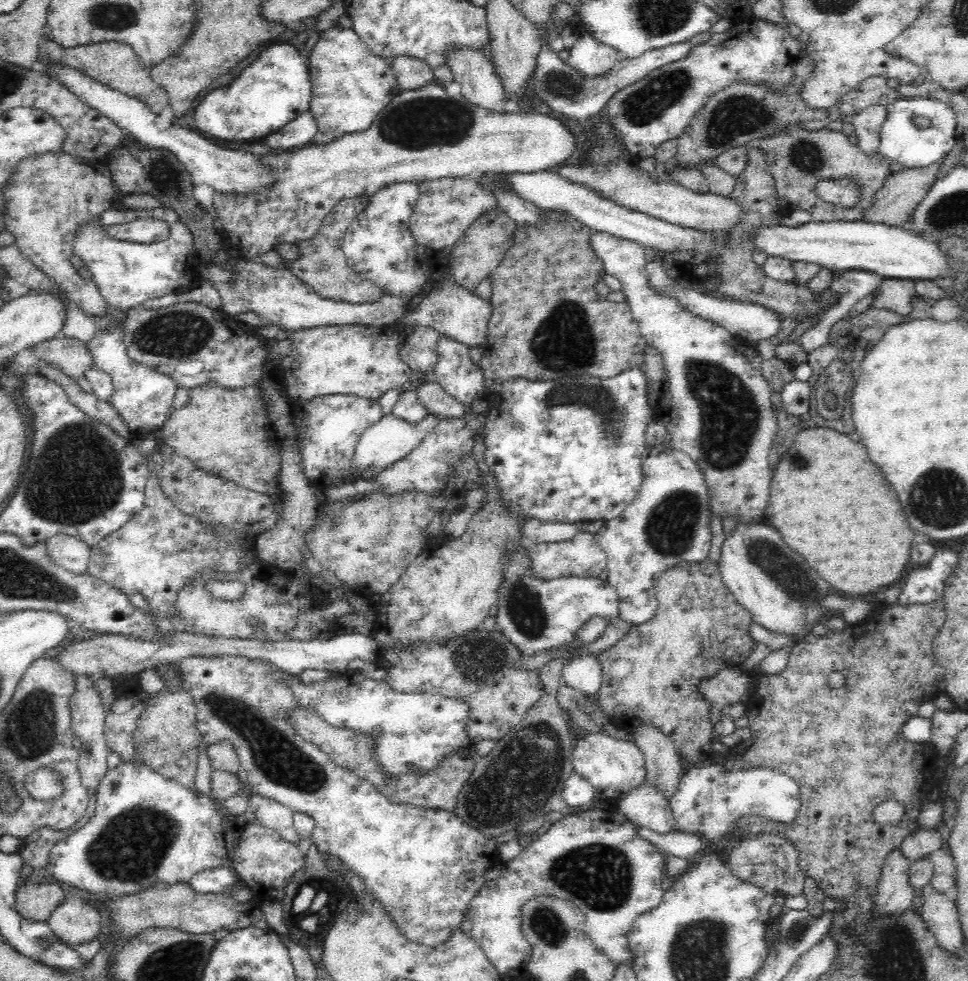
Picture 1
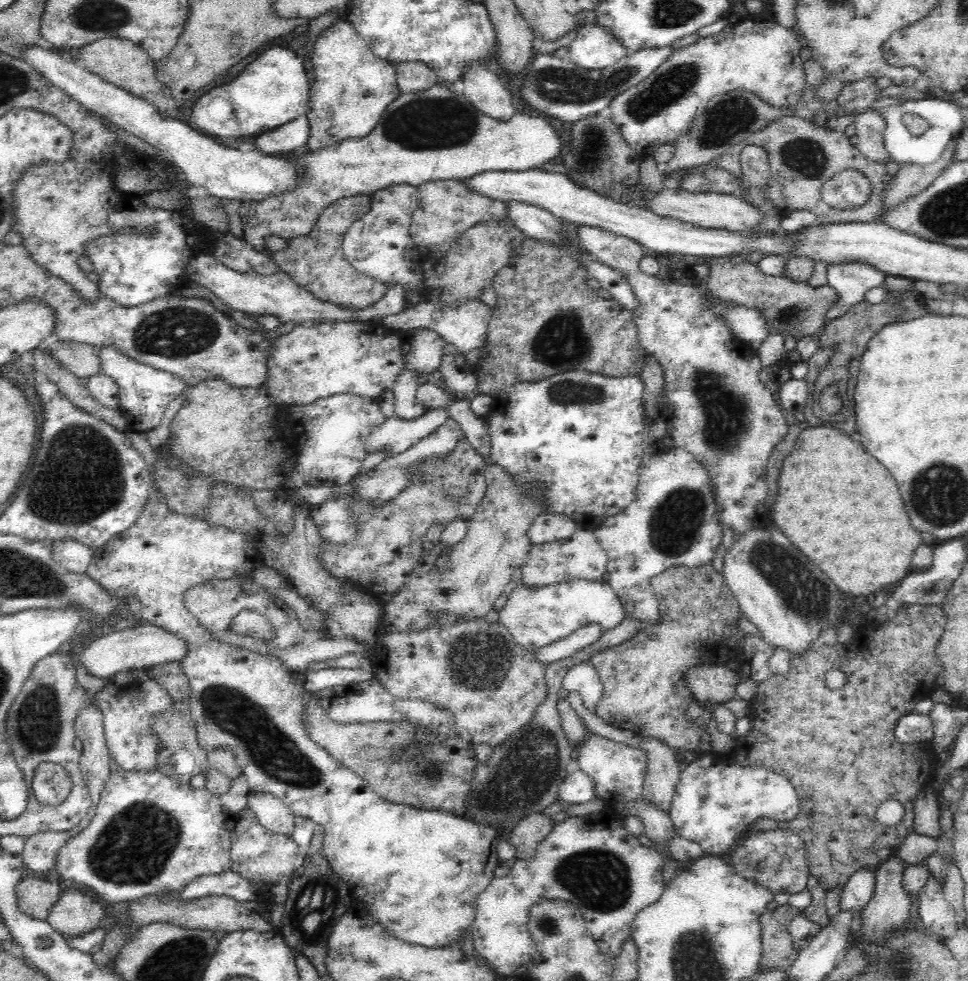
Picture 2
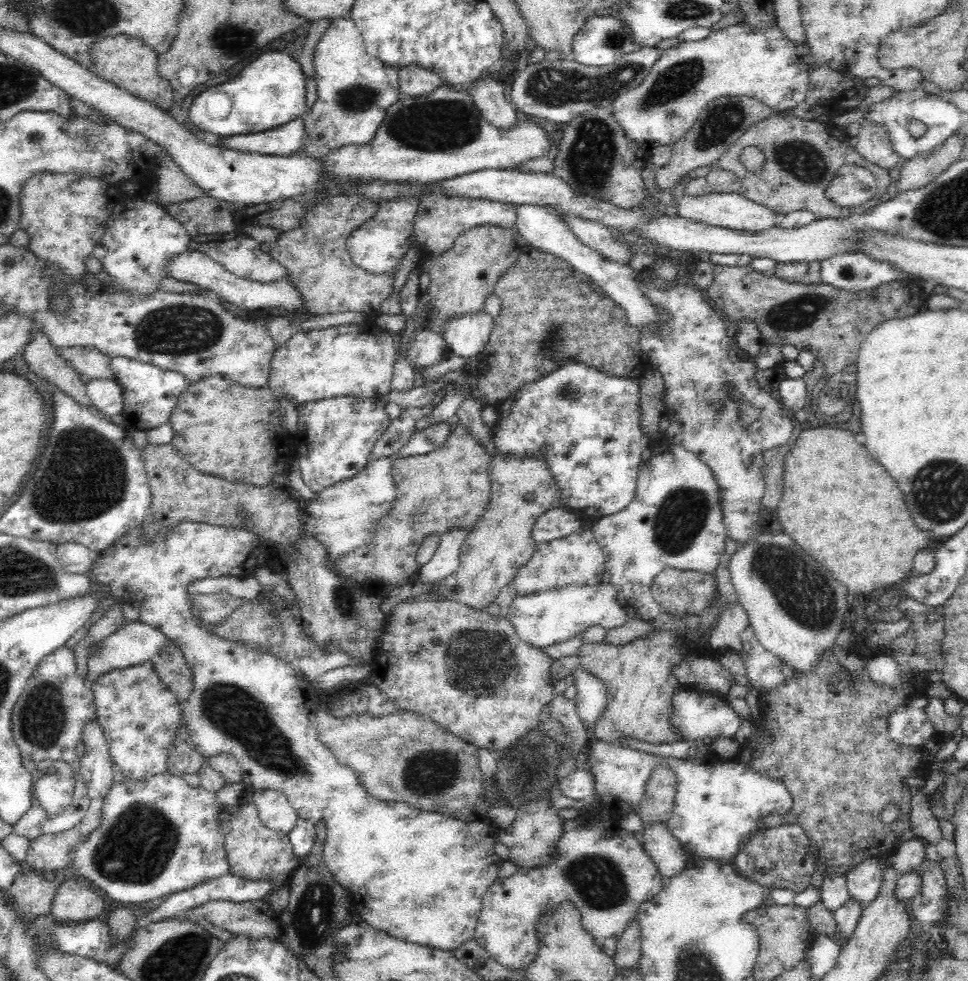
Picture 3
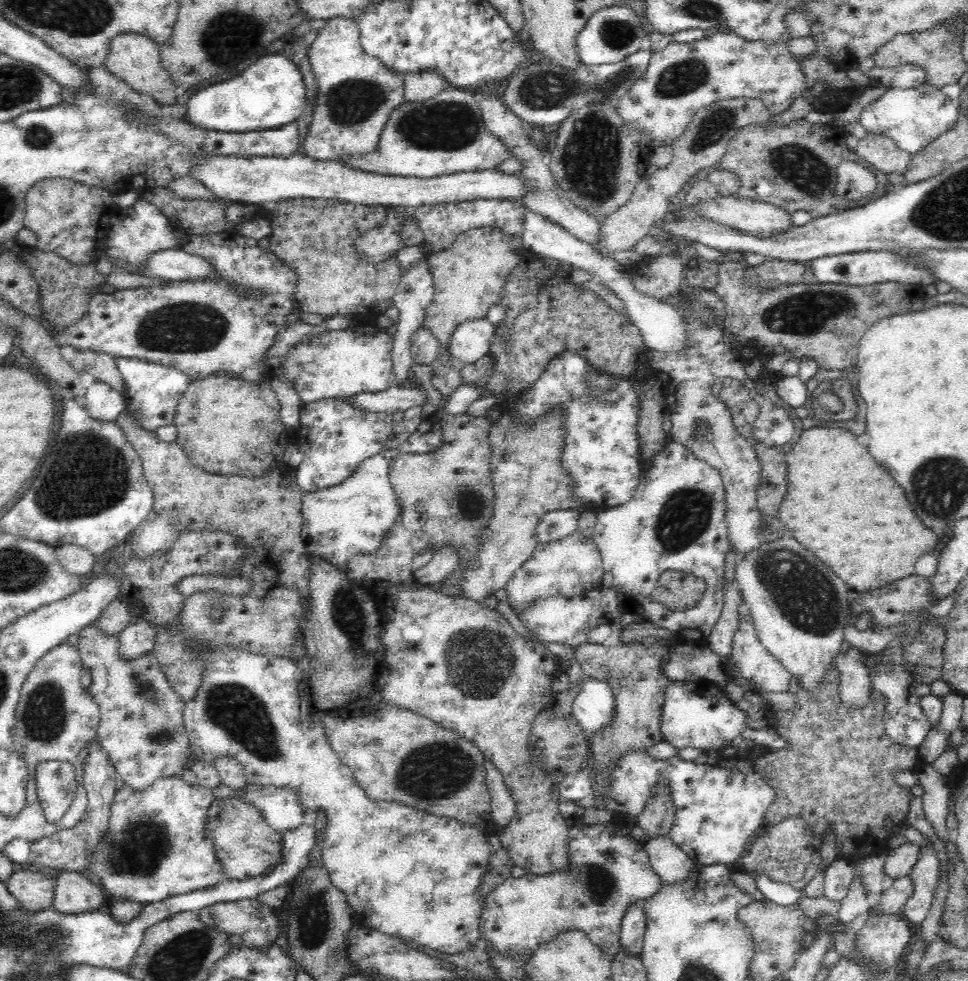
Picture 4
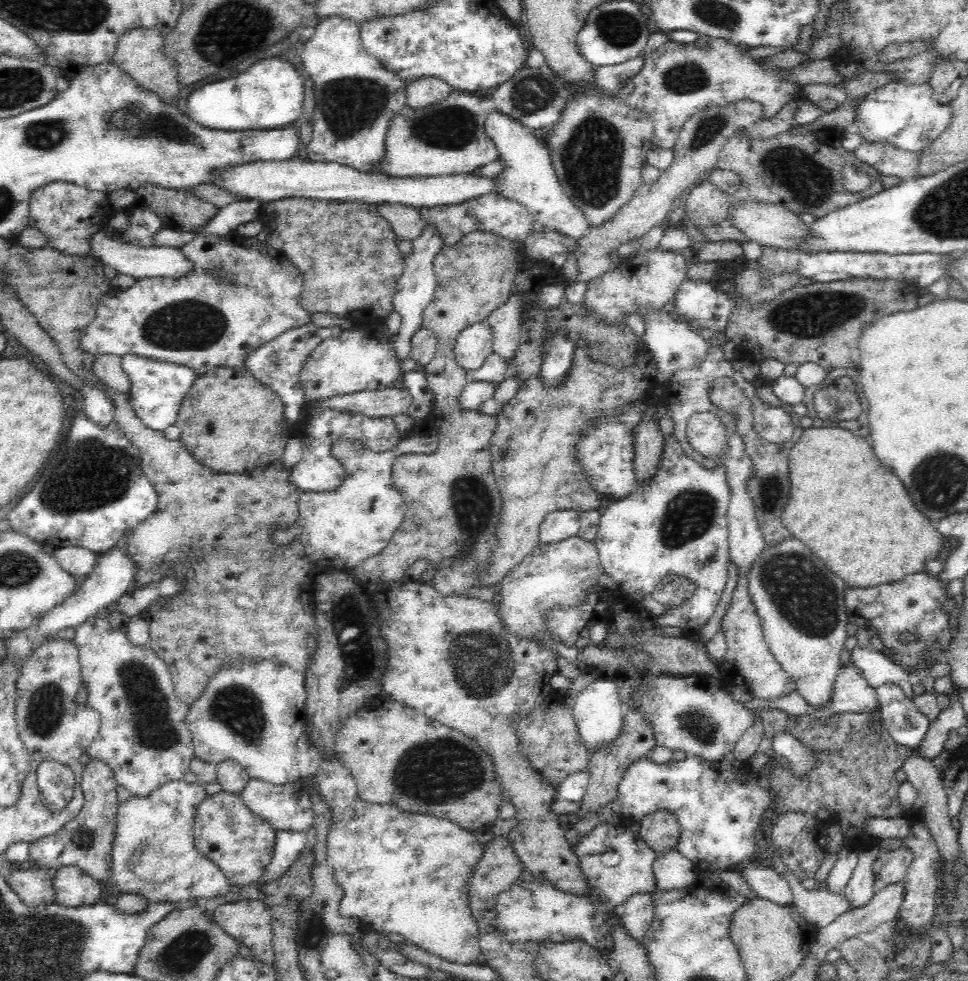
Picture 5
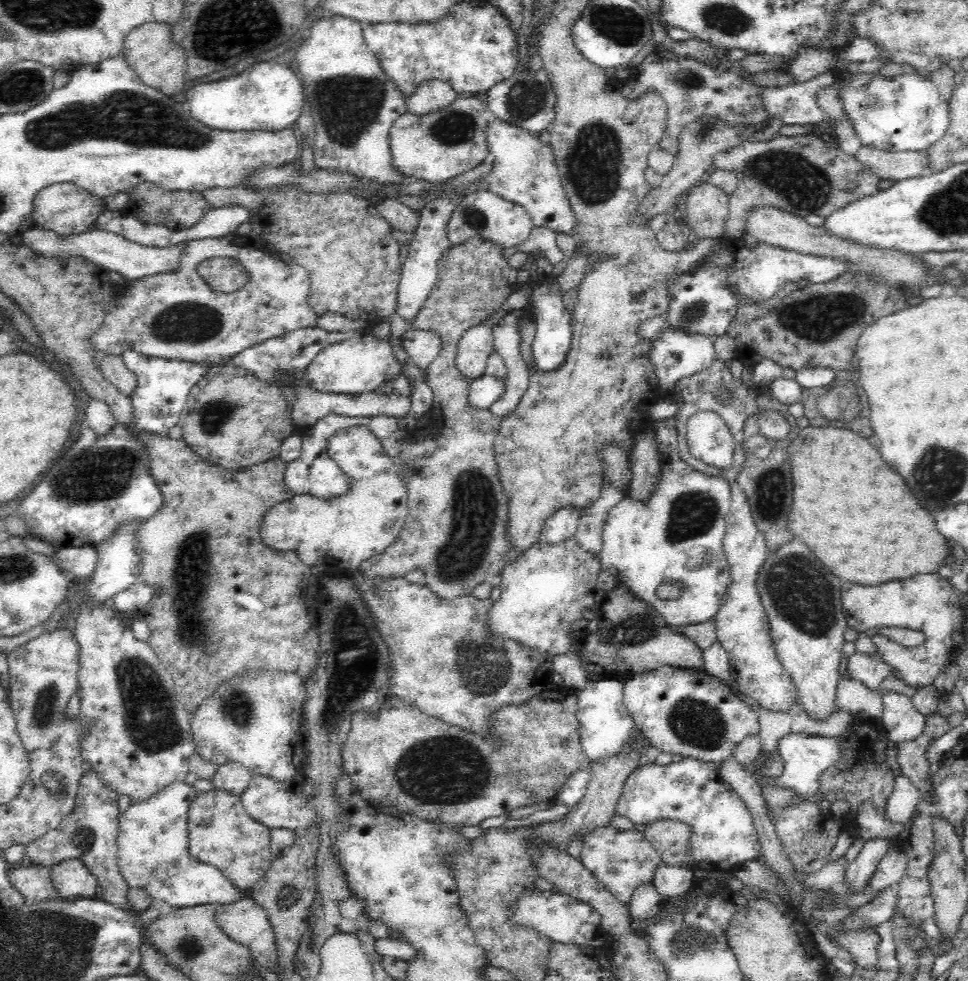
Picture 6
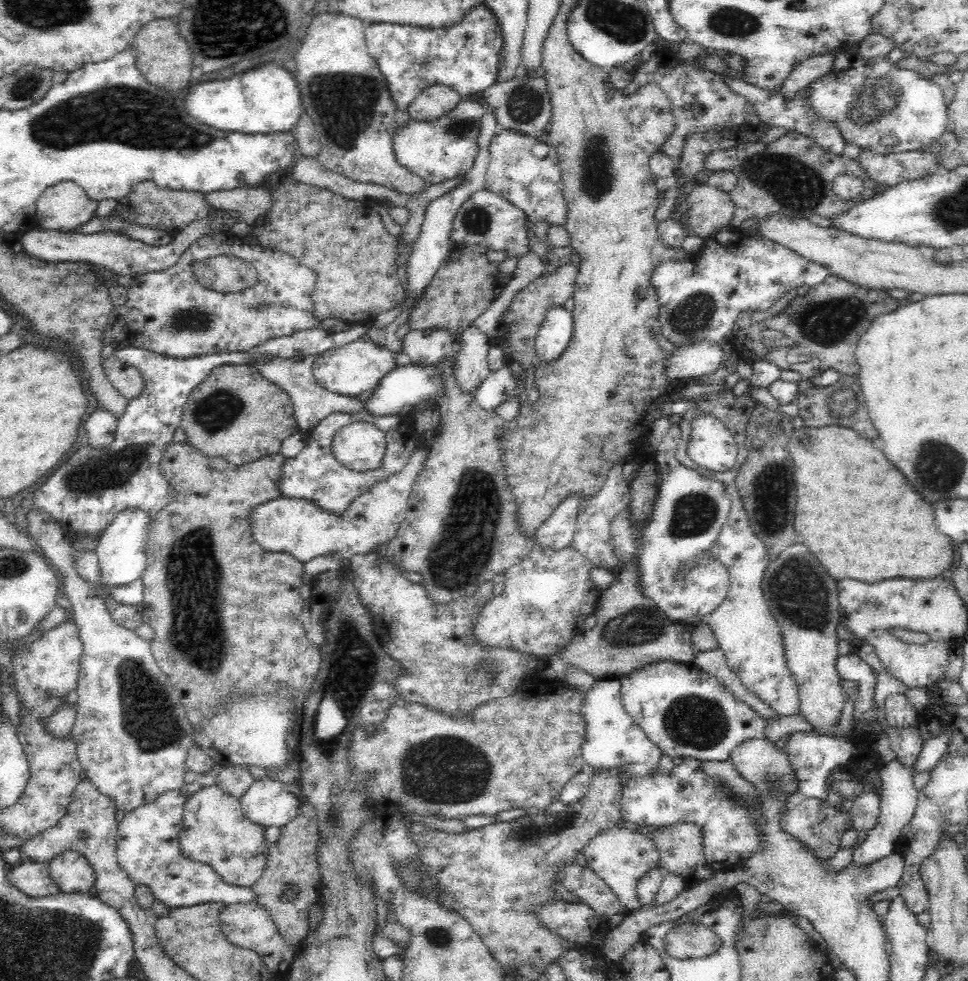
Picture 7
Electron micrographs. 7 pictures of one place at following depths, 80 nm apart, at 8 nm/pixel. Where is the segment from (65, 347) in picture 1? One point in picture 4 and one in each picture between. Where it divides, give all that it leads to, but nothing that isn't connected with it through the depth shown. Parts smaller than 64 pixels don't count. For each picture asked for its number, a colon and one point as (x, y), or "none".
2: (82, 360)
3: (84, 360)
4: (102, 366)

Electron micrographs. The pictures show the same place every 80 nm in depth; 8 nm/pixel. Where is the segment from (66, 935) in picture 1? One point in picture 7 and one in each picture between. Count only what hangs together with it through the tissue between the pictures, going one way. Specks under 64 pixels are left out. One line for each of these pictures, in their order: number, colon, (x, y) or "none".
2: (74, 913)
3: (74, 901)
4: (74, 894)
5: (73, 887)
6: (72, 879)
7: (72, 872)

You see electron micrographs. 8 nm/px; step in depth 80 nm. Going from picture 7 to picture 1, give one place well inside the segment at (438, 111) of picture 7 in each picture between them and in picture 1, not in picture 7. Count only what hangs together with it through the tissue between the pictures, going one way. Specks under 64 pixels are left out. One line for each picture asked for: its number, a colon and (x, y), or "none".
1: (411, 74)
2: (412, 77)
3: (415, 81)
4: (419, 87)
5: (422, 92)
6: (430, 96)

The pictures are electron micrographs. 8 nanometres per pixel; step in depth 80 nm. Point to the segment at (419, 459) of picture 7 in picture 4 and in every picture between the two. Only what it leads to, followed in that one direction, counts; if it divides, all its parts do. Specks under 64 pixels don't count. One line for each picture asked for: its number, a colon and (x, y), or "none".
4: (352, 518)
5: (340, 529)
6: (344, 531)

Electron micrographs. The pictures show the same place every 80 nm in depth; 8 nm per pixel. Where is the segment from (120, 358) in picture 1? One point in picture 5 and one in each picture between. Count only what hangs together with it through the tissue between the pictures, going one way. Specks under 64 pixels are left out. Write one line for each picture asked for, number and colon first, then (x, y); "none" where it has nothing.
2: (145, 392)
3: (150, 394)
4: (152, 392)
5: (157, 389)

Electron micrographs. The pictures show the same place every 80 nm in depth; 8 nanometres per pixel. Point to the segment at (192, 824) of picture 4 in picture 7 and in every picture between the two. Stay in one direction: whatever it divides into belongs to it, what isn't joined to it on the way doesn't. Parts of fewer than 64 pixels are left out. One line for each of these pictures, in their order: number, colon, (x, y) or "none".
5: (154, 856)
6: (152, 843)
7: (148, 850)

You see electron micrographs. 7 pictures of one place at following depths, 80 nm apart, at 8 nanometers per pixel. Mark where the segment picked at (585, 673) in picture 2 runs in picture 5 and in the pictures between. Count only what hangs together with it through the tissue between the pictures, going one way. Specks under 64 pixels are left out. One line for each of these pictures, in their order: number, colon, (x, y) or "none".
3: (591, 696)
4: (594, 708)
5: (598, 712)

